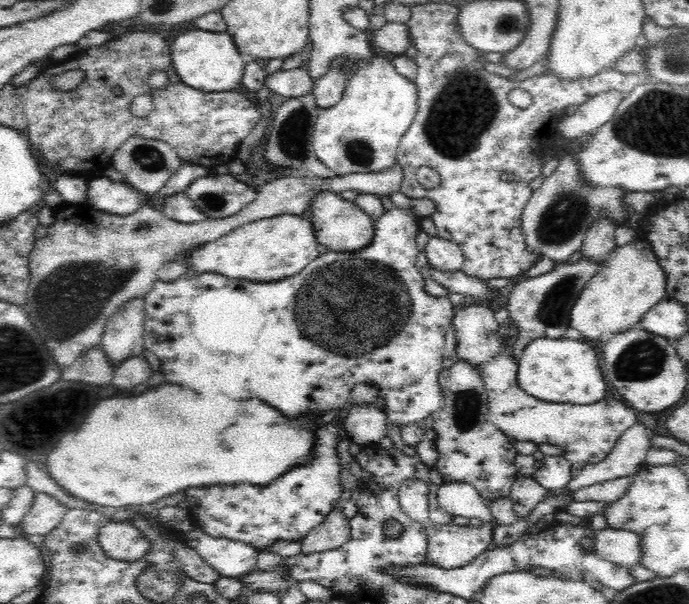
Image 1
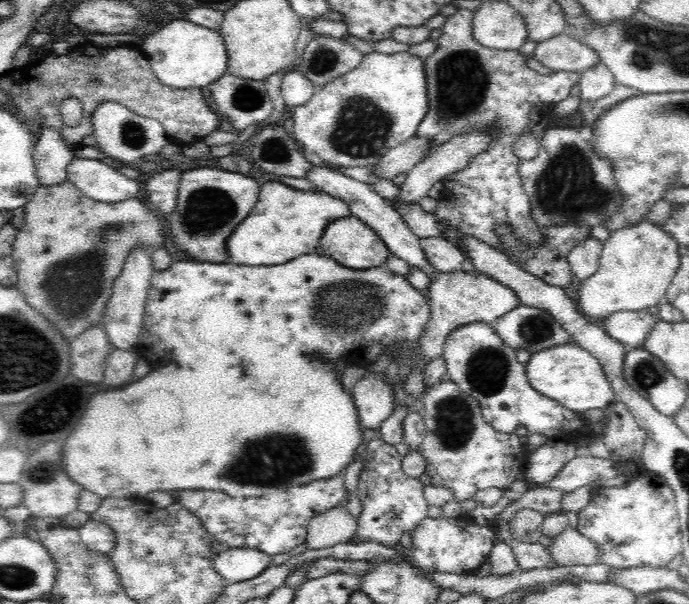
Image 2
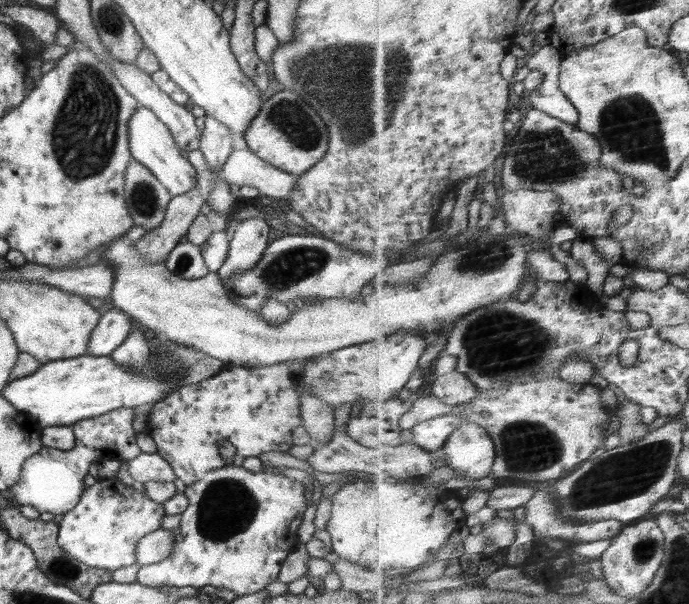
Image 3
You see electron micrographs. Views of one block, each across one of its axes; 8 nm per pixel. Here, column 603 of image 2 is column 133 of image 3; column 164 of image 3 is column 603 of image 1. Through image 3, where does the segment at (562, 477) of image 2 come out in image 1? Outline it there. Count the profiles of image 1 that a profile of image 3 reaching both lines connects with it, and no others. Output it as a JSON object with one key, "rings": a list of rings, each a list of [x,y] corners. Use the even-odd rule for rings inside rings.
{"rings":[[[636,423],[631,426],[620,436],[605,460],[586,466],[572,478],[567,488],[576,491],[624,476],[634,477],[646,464],[646,452],[651,449],[652,436],[654,432],[645,425]]]}

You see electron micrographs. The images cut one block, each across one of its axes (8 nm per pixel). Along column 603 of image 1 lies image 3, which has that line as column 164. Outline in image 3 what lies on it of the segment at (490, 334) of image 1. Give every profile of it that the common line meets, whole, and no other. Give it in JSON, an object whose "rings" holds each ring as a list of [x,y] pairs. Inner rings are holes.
{"rings":[[[274,364],[264,367],[235,366],[230,370],[221,370],[212,378],[206,378],[196,384],[180,386],[165,400],[152,406],[147,418],[146,432],[157,446],[157,453],[172,468],[175,478],[190,486],[202,479],[204,474],[225,468],[226,462],[218,452],[219,444],[224,440],[236,447],[233,466],[242,466],[248,456],[258,457],[262,452],[287,452],[292,448],[292,431],[303,424],[299,394],[295,382],[286,368],[288,364]]]}

